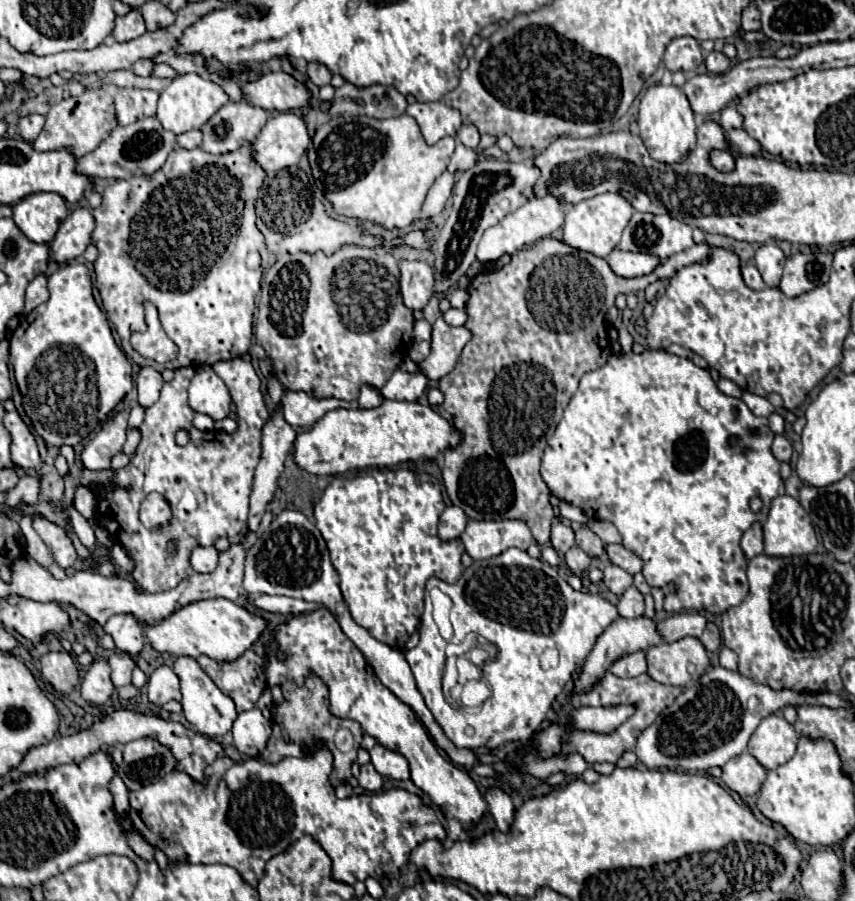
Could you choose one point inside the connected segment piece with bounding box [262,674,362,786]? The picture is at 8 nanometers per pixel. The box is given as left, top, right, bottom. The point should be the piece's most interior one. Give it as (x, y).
(303, 718)

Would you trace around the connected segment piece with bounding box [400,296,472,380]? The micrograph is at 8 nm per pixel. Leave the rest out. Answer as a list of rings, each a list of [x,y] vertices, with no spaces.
[[[448,296],[440,299],[439,310],[441,316],[434,322],[434,330],[432,330],[432,352],[426,360],[422,360],[420,364],[414,362],[402,362],[402,370],[406,372],[416,372],[418,368],[430,378],[430,380],[440,380],[442,376],[446,376],[452,366],[456,364],[462,348],[470,342],[472,332],[466,326],[448,326],[444,322],[443,314],[451,307]]]

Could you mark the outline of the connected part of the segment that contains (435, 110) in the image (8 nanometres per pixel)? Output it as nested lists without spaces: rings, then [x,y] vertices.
[[[442,100],[428,102],[428,104],[414,102],[408,106],[406,112],[418,122],[418,126],[424,134],[424,140],[428,144],[436,144],[440,138],[456,134],[456,130],[462,124],[460,112],[446,106]]]

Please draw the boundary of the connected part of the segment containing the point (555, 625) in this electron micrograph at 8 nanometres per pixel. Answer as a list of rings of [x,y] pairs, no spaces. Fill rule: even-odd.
[[[510,548],[496,558],[472,562],[472,566],[468,566],[462,572],[462,576],[458,578],[458,582],[454,582],[454,584],[446,584],[444,580],[438,580],[438,578],[430,578],[426,582],[420,642],[414,650],[406,652],[406,660],[412,668],[412,674],[416,678],[416,686],[420,690],[426,706],[430,708],[436,722],[442,726],[444,734],[458,748],[480,748],[486,744],[490,748],[496,748],[502,742],[514,742],[514,740],[526,742],[536,732],[536,728],[544,722],[548,710],[552,708],[552,702],[556,700],[556,696],[572,680],[580,662],[584,662],[588,658],[588,654],[592,652],[596,638],[616,618],[618,618],[616,606],[610,604],[608,600],[604,600],[600,594],[592,596],[588,592],[586,594],[576,592],[564,578],[560,578],[560,574],[550,564],[536,560],[536,558],[530,558],[524,550]],[[434,586],[440,588],[444,594],[448,594],[450,600],[454,602],[454,606],[450,608],[450,614],[448,614],[450,628],[452,628],[450,640],[444,640],[440,636],[440,628],[434,622],[434,604],[430,598],[430,590]],[[473,634],[486,638],[488,642],[492,642],[498,648],[498,656],[494,659],[487,659],[484,668],[482,668],[482,674],[492,688],[492,696],[484,702],[484,706],[478,714],[468,714],[468,712],[452,708],[446,702],[442,690],[442,678],[446,662],[445,653],[448,650],[448,644],[462,646],[465,648],[465,653],[466,648],[468,651],[474,648]]]

